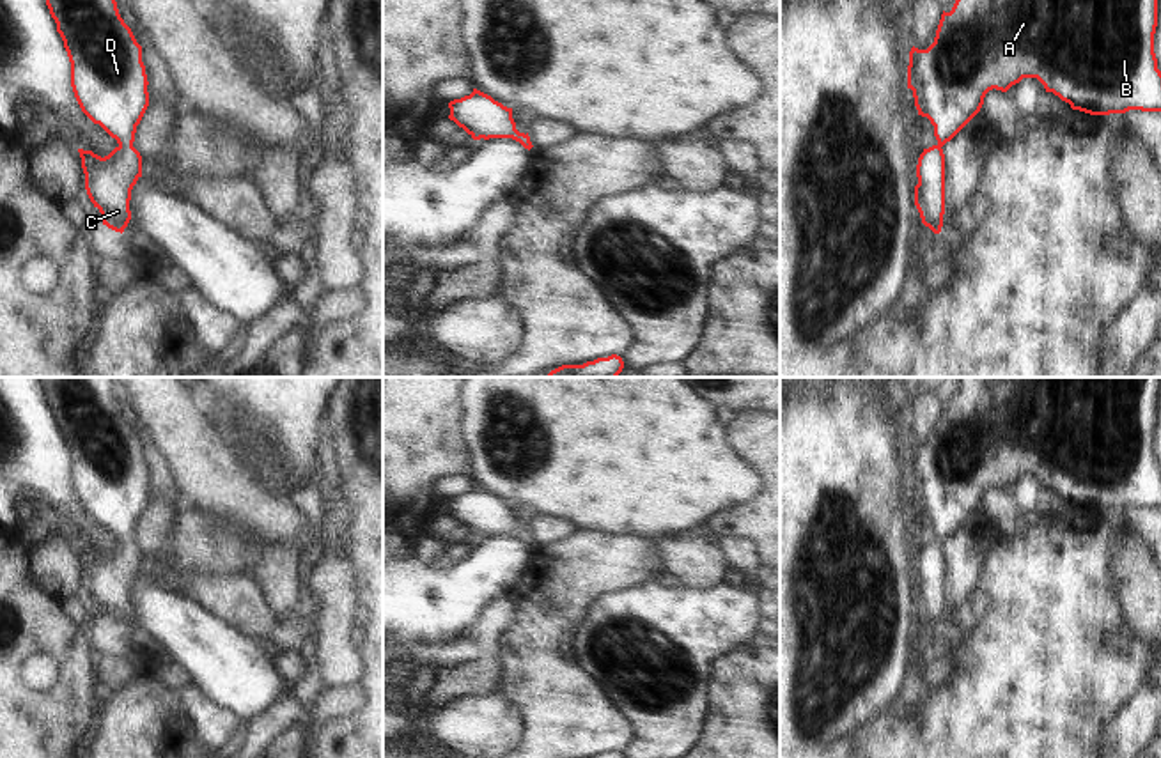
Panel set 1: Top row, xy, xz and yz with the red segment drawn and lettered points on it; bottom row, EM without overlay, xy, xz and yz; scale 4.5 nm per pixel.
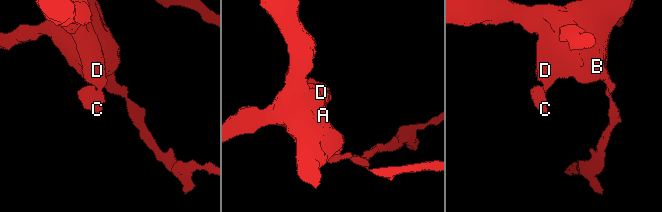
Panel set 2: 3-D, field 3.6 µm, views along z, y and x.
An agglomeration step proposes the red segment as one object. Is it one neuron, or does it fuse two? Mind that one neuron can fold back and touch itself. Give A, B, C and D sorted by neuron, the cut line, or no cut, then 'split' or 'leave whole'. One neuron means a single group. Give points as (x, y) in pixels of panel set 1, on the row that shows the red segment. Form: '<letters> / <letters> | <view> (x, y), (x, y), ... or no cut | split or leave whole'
A B C D | no cut | leave whole

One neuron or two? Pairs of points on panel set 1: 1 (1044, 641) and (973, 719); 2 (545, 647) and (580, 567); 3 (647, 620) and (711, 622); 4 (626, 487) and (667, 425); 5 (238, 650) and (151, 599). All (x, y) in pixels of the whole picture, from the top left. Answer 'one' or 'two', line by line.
1: one
2: one
3: one
4: one
5: one

